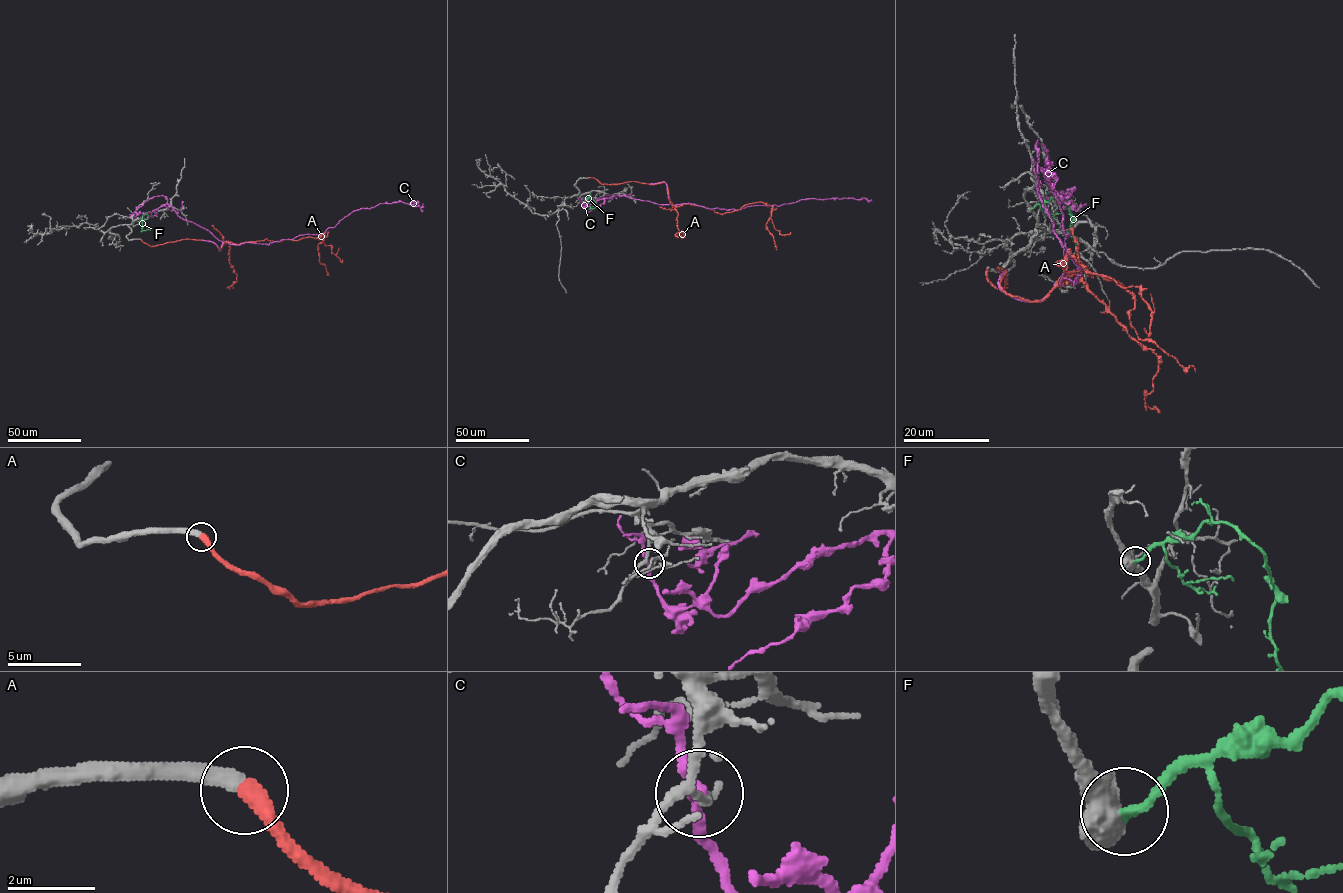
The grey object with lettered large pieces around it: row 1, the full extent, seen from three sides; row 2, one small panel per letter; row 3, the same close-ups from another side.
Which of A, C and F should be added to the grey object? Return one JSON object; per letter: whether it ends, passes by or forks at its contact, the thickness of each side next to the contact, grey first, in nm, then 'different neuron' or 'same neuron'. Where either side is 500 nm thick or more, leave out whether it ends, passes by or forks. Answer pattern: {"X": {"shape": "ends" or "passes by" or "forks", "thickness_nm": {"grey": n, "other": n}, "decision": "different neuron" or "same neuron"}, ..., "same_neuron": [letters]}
{"A": {"shape": "ends", "thickness_nm": {"grey": 380, "other": 400}, "decision": "same neuron"}, "C": {"shape": "passes by", "thickness_nm": {"grey": 160, "other": 300}, "decision": "different neuron"}, "F": {"thickness_nm": {"grey": 650, "other": 260}, "decision": "same neuron"}, "same_neuron": ["A", "F"]}

